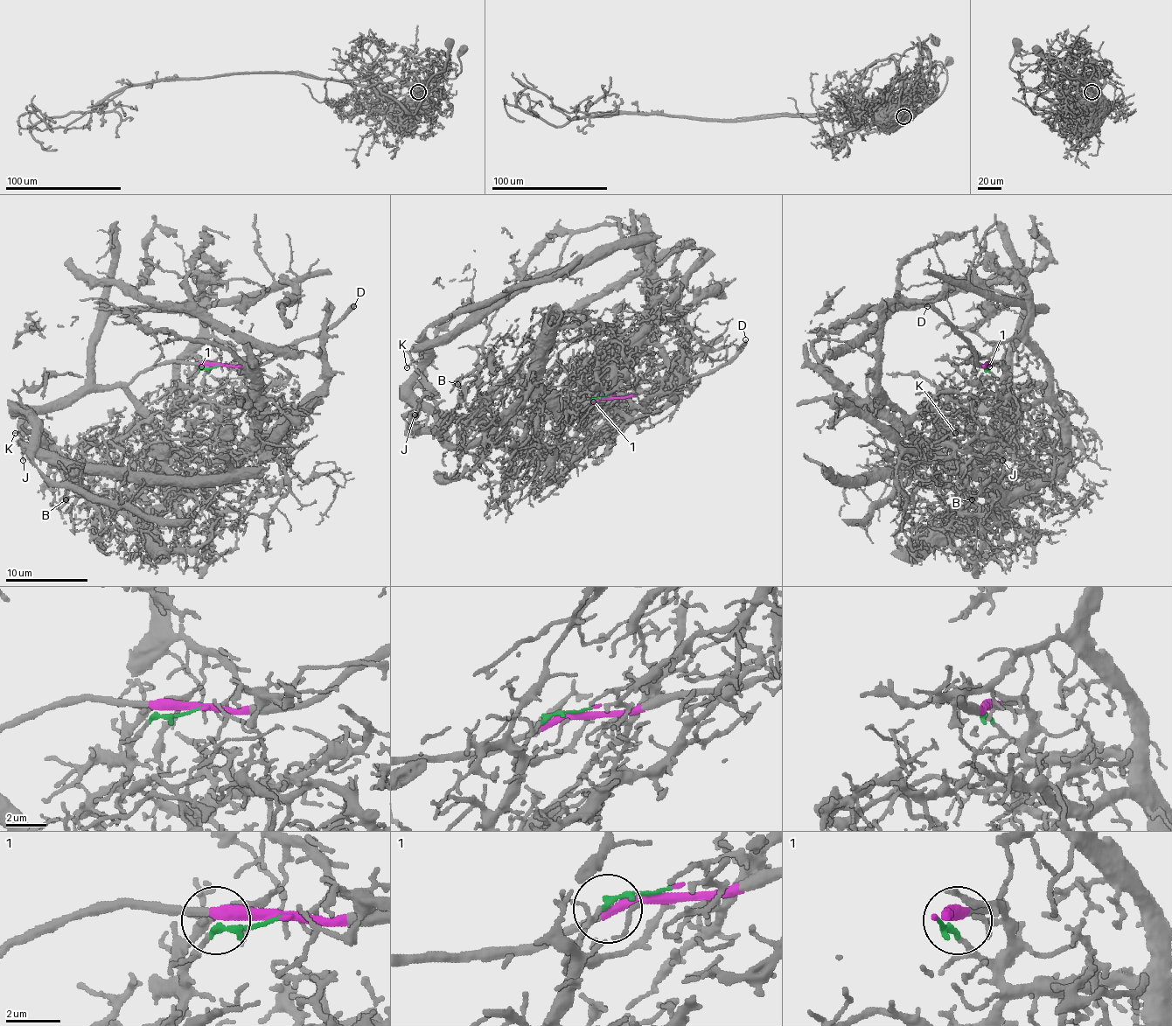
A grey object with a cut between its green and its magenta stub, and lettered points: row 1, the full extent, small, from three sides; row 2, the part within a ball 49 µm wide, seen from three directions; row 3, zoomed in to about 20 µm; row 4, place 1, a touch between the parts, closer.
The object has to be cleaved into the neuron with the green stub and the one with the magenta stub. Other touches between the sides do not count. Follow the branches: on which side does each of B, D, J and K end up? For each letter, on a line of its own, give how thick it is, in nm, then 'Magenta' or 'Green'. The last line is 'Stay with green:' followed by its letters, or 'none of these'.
B: Thickness 180 nm. Green
D: Thickness 400 nm. Magenta
J: Thickness 110 nm. Magenta
K: Thickness 100 nm. Magenta
Stay with green: B

